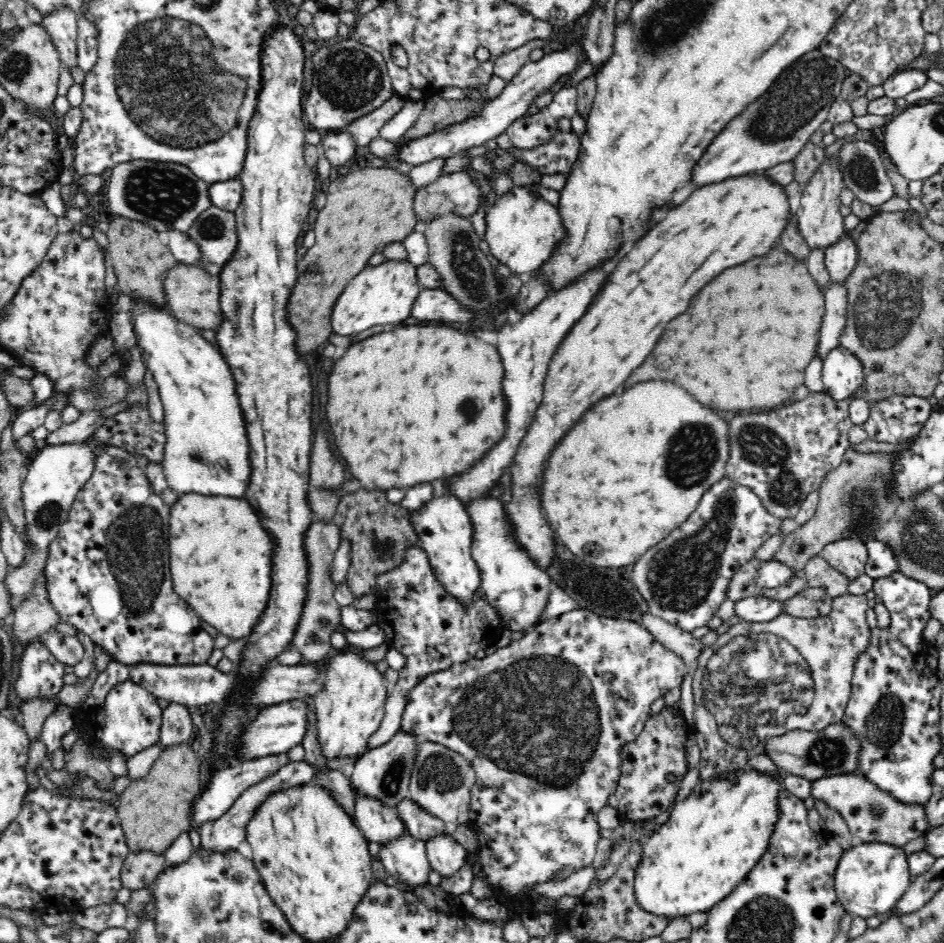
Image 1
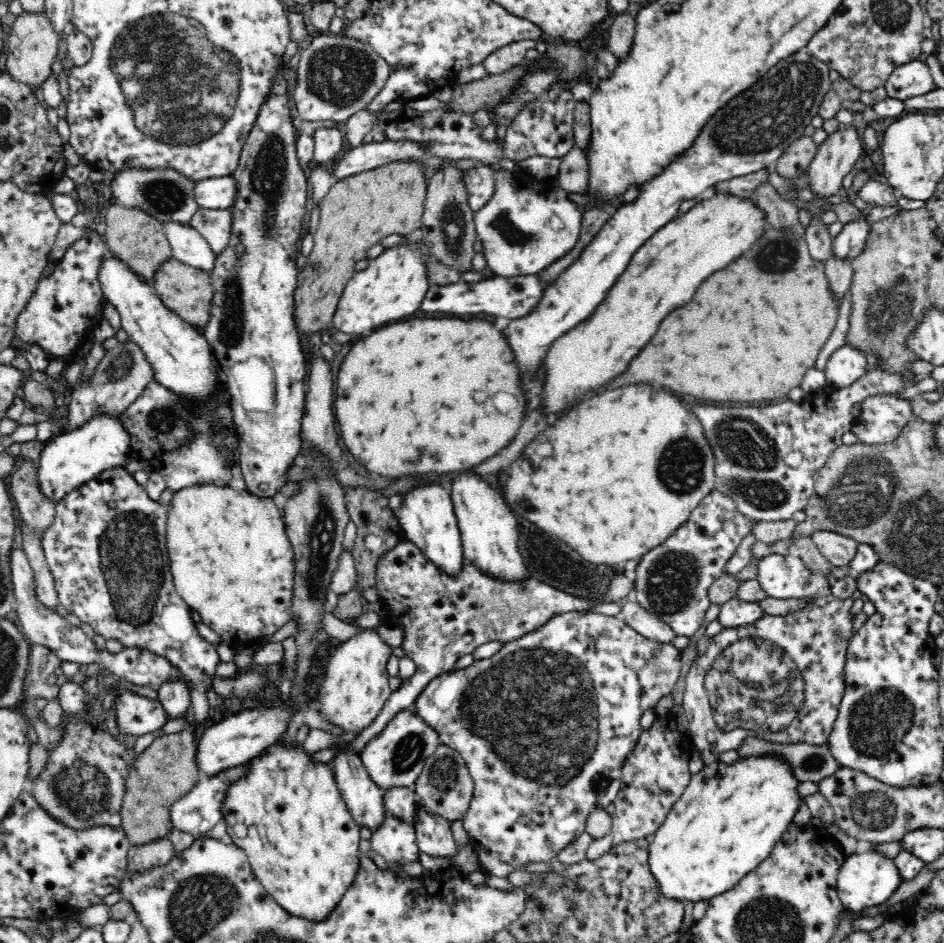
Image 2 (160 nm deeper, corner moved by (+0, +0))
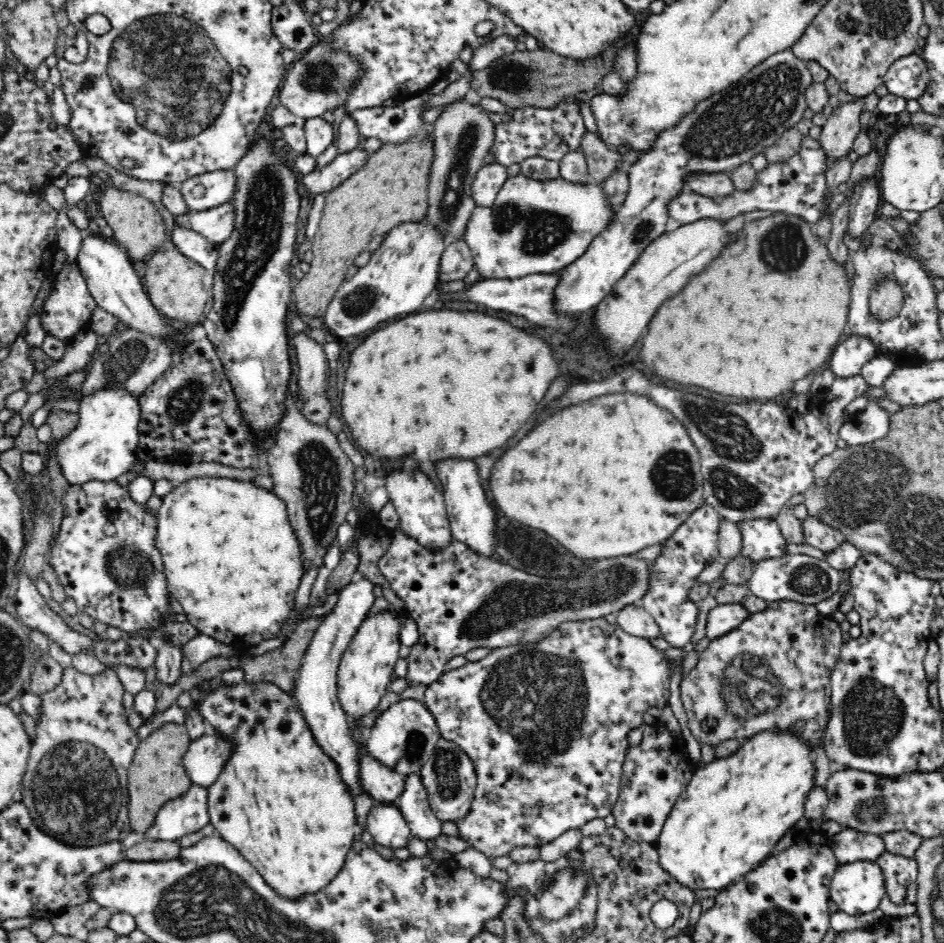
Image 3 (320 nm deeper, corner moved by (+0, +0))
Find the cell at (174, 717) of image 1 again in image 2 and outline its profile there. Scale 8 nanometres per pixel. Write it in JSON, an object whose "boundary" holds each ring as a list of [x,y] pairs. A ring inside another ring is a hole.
{"boundary":[[[169,679],[160,686],[158,690],[158,700],[163,704],[169,718],[184,716],[189,718],[191,693],[189,686],[182,679]]]}

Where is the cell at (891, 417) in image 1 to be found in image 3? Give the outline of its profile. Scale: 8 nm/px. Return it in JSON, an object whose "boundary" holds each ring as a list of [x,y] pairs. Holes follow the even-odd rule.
{"boundary":[[[868,400],[863,411],[852,415],[839,430],[839,436],[849,446],[864,445],[884,438],[888,432],[888,413],[875,403]]]}

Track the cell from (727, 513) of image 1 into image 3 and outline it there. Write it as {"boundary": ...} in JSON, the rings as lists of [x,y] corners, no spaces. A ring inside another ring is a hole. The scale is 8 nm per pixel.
{"boundary":[[[704,504],[695,510],[670,538],[666,539],[660,555],[652,560],[649,591],[640,603],[652,615],[661,637],[672,648],[691,645],[690,638],[694,634],[699,604],[688,599],[688,590],[695,585],[696,576],[708,564],[720,559],[717,542],[720,528],[718,517],[718,511],[714,507]]]}

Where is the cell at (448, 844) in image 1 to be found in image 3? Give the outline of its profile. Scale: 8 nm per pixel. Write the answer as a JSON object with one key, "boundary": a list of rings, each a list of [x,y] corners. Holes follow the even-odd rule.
{"boundary":[[[420,772],[407,774],[403,794],[394,803],[403,814],[411,830],[411,836],[428,840],[440,836],[442,823],[430,810],[427,791]]]}

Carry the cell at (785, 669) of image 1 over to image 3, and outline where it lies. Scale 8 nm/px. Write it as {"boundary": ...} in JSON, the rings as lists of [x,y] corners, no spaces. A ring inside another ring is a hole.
{"boundary":[[[780,600],[767,602],[766,608],[760,610],[760,612],[749,613],[746,618],[742,620],[742,624],[738,624],[734,630],[730,630],[730,632],[727,632],[724,636],[711,640],[707,648],[699,654],[699,660],[696,662],[696,666],[683,677],[683,681],[679,687],[682,703],[684,703],[686,716],[688,717],[688,727],[692,732],[692,736],[699,744],[714,746],[714,744],[724,741],[748,739],[758,732],[779,732],[792,729],[792,731],[796,731],[804,741],[808,742],[810,747],[816,748],[828,724],[826,723],[826,716],[828,716],[828,707],[831,707],[830,678],[836,661],[838,661],[840,650],[842,650],[844,644],[841,634],[840,625],[832,619],[831,615],[820,614],[820,612],[816,610],[816,606],[811,604]]]}

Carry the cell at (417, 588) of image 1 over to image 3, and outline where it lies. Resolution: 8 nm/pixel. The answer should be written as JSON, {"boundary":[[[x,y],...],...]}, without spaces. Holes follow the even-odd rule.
{"boundary":[[[400,528],[394,530],[392,534],[392,540],[384,556],[379,560],[380,573],[384,575],[384,578],[390,583],[391,589],[405,602],[405,613],[407,613],[412,619],[416,621],[420,636],[418,642],[411,646],[410,655],[408,660],[408,683],[410,687],[417,684],[430,685],[435,680],[438,680],[442,674],[445,674],[445,668],[447,662],[455,656],[465,655],[468,650],[472,648],[489,648],[497,649],[504,648],[507,645],[528,644],[537,643],[542,639],[545,639],[551,632],[554,632],[560,626],[560,624],[568,621],[579,621],[586,619],[597,619],[622,610],[626,605],[639,604],[646,592],[651,581],[651,564],[652,561],[640,560],[636,556],[618,556],[618,558],[604,558],[604,560],[594,560],[592,566],[586,568],[586,572],[582,572],[580,578],[542,578],[542,576],[532,576],[524,570],[518,570],[518,568],[512,568],[509,564],[500,562],[497,558],[491,558],[484,556],[475,550],[472,550],[467,544],[455,540],[452,538],[446,548],[442,550],[430,550],[425,546],[422,546],[414,537],[408,536]]]}

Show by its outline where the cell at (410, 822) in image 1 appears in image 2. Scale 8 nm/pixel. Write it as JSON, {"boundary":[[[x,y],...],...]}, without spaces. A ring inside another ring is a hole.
{"boundary":[[[392,786],[383,790],[384,814],[390,814],[409,823],[414,821],[414,812],[419,808],[416,788],[411,786]]]}

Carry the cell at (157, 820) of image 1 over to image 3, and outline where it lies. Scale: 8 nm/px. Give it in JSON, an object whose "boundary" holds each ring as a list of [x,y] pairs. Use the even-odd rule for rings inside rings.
{"boundary":[[[168,722],[139,742],[127,774],[129,823],[133,832],[142,834],[148,830],[162,804],[183,796],[191,788],[190,779],[182,766],[191,741],[184,725]]]}

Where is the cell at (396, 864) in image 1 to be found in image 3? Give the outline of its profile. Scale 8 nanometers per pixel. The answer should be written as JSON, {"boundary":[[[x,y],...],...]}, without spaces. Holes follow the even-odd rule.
{"boundary":[[[375,802],[366,818],[373,839],[388,848],[404,848],[411,830],[400,809],[394,804]]]}

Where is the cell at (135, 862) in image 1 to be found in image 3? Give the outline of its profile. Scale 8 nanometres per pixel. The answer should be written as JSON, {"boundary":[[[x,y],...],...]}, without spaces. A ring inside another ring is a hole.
{"boundary":[[[140,840],[134,846],[125,849],[125,858],[132,861],[167,861],[177,857],[181,850],[179,841]]]}

